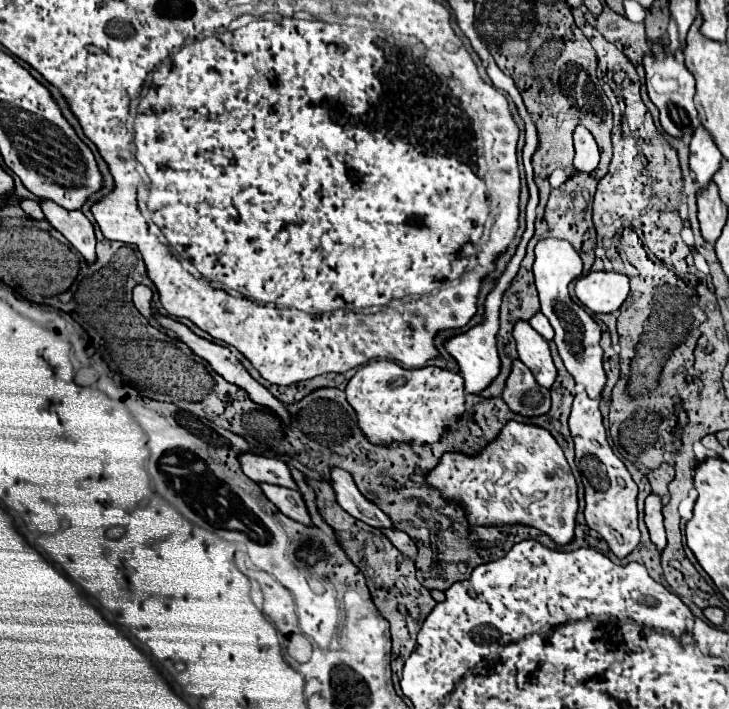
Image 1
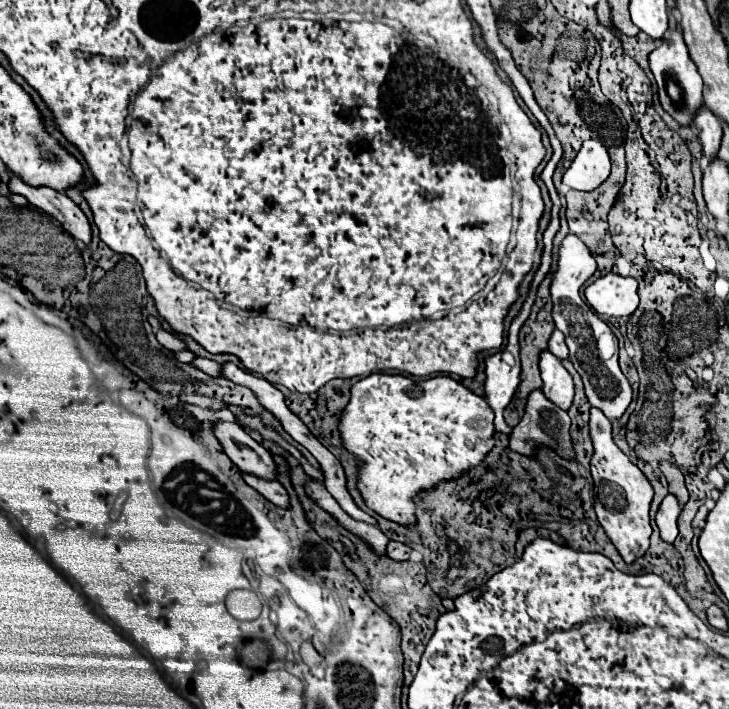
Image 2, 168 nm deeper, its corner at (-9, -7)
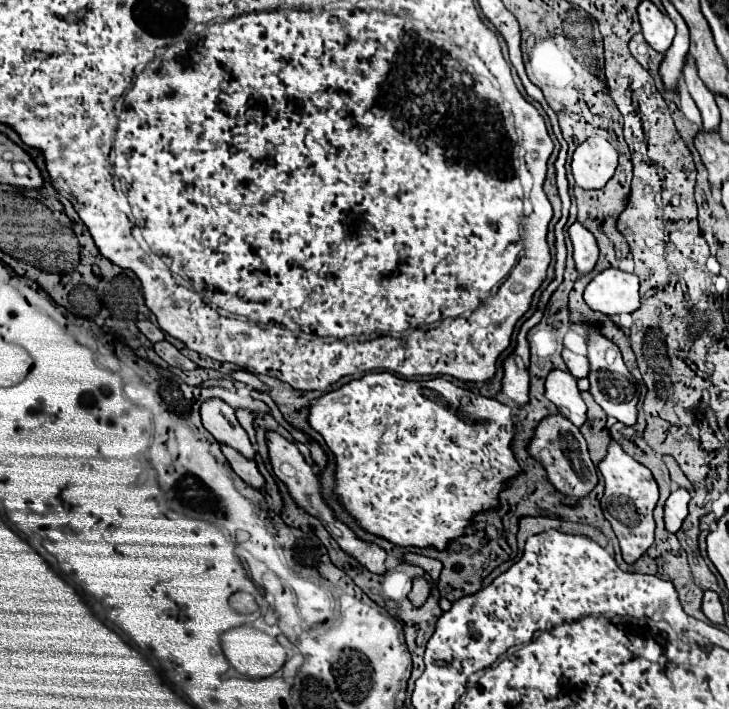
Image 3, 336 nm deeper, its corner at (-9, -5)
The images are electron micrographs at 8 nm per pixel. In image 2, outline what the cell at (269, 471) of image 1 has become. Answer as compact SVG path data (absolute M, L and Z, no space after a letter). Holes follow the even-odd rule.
M215 422L213 434L223 446L223 452L241 472L261 476L265 480L275 480L273 456L261 444L257 444L239 424Z

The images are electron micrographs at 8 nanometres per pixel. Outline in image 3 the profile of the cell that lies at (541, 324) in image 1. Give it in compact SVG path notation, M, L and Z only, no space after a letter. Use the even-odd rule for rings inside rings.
M563 348L563 354L561 354L561 356L563 356L569 372L571 372L575 378L583 378L583 376L589 374L589 362L587 362L585 356L575 354L575 352L571 352L569 348Z

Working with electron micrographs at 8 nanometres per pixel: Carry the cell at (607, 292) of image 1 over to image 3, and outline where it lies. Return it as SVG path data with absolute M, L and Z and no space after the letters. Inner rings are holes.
M607 268L589 282L583 298L589 308L607 316L635 312L639 308L639 278L619 268Z

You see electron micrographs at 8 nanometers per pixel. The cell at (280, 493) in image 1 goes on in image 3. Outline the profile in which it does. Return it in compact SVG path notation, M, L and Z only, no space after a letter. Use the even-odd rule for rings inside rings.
M221 446L225 458L229 460L233 472L243 480L247 482L249 486L253 488L263 488L265 486L265 478L261 476L261 472L257 470L257 464L255 460L247 460L247 458L241 458L241 454L237 454L237 450L229 448L229 446Z

